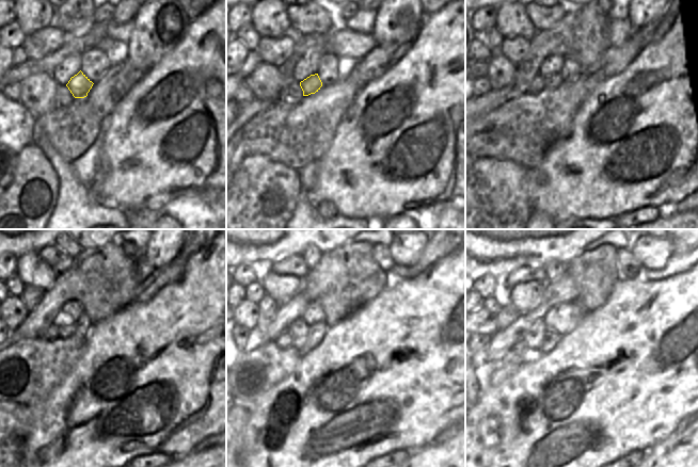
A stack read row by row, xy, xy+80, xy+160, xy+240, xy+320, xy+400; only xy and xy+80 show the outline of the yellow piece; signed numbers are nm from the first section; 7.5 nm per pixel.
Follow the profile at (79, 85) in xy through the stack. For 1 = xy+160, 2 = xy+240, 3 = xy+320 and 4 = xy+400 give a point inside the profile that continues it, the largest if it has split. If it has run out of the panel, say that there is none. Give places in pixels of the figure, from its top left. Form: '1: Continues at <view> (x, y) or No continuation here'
1: Continues at xy+160 (553, 81)
2: Continues at xy+240 (63, 326)
3: Continues at xy+320 (297, 334)
4: Continues at xy+400 (529, 345)

